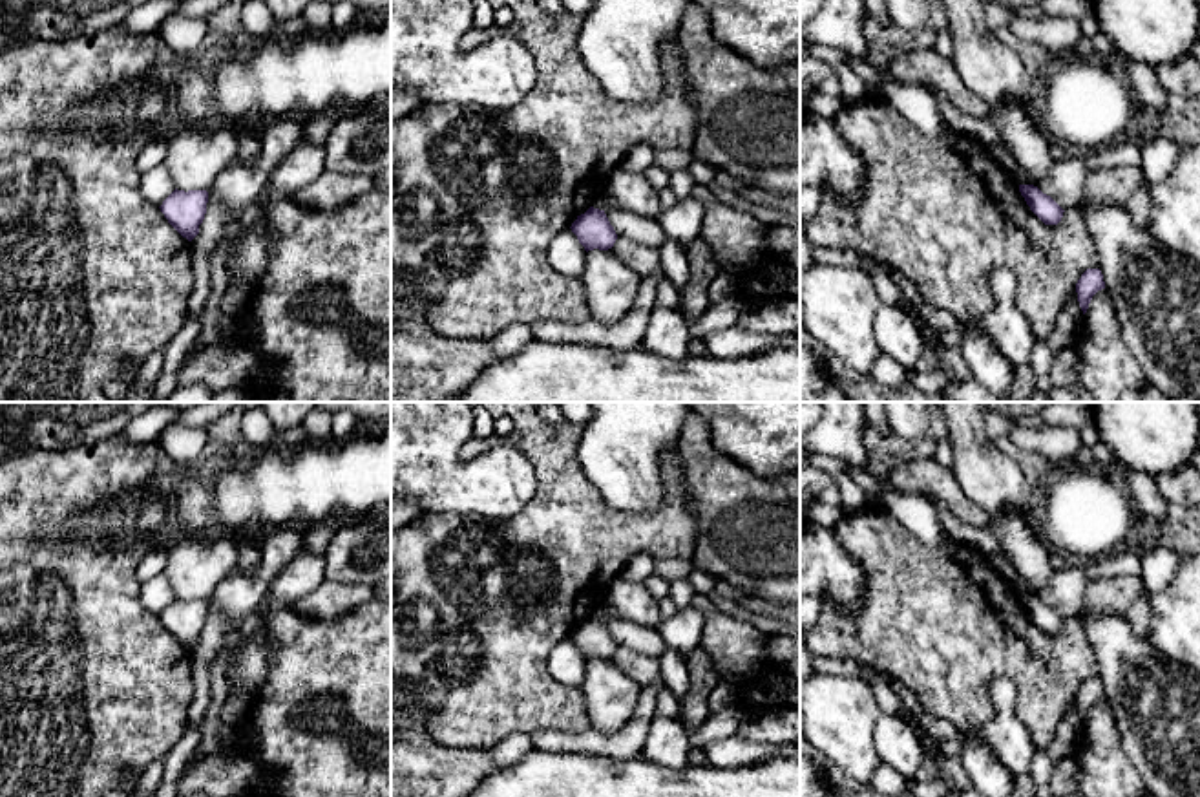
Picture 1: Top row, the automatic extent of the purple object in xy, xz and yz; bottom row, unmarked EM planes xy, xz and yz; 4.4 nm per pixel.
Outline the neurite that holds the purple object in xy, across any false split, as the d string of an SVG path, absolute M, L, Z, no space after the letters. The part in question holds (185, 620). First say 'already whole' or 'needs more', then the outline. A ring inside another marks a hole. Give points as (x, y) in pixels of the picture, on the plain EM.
already whole; M174 600L159 616L168 632L188 651L199 643L208 612L206 600Z

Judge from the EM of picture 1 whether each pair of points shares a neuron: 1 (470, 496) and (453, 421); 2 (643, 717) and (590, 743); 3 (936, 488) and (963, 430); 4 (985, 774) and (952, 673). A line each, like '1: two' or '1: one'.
1: one
2: one
3: two
4: two

